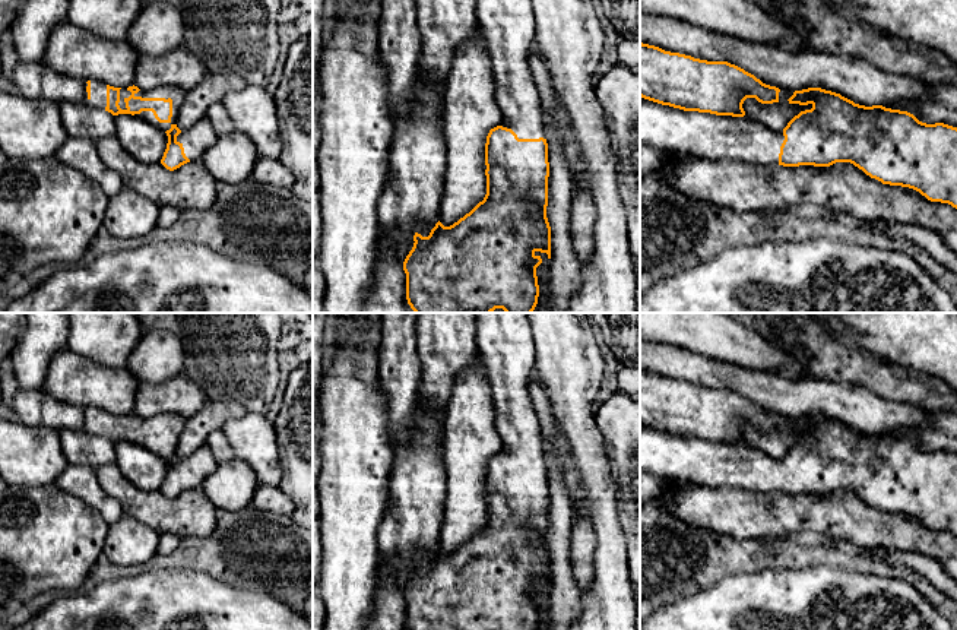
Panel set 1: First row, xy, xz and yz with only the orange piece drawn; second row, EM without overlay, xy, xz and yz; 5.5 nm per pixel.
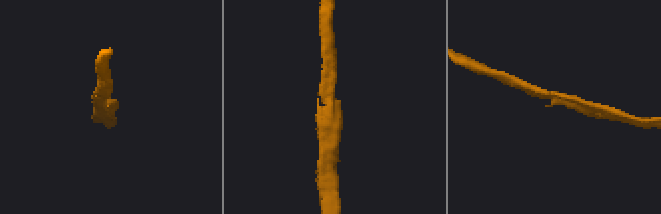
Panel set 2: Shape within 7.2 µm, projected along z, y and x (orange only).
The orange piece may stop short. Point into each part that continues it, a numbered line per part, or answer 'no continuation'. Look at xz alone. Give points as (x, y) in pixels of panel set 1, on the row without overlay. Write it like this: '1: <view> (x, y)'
1: xz (504, 341)

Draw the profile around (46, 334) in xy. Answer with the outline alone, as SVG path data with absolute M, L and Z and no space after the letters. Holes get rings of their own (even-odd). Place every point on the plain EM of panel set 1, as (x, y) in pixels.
M22 313L25 330L10 352L13 373L22 389L42 387L54 354L67 346L70 322L64 313Z

